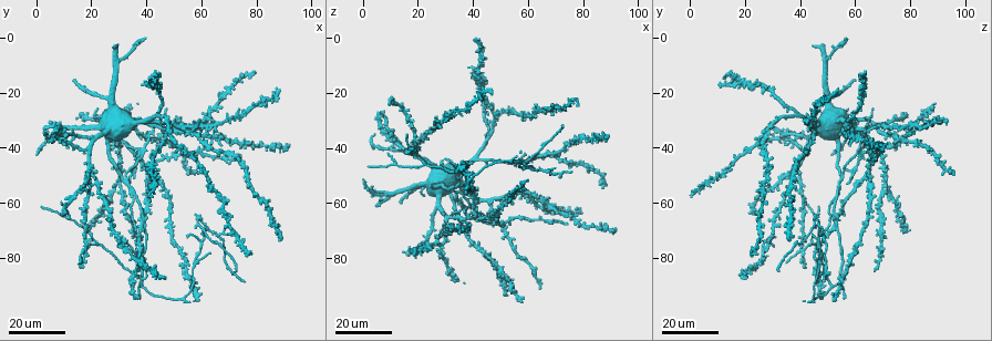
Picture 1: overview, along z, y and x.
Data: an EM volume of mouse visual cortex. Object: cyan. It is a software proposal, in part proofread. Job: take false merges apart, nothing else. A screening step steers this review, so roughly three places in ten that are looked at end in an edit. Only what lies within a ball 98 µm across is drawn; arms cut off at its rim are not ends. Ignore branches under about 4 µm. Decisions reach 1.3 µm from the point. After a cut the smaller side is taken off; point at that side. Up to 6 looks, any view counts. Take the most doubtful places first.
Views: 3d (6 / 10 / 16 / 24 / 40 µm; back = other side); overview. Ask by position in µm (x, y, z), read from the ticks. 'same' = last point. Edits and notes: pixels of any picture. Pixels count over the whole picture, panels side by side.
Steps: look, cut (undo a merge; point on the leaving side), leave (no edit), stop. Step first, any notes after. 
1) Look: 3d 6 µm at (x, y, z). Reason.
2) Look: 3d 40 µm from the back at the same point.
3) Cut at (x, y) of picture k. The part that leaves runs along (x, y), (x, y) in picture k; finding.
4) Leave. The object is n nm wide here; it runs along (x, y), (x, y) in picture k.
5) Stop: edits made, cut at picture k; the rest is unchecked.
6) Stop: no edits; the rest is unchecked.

Look: 3d 24 µm at (11, 65, 47). Two arms in line, one across.

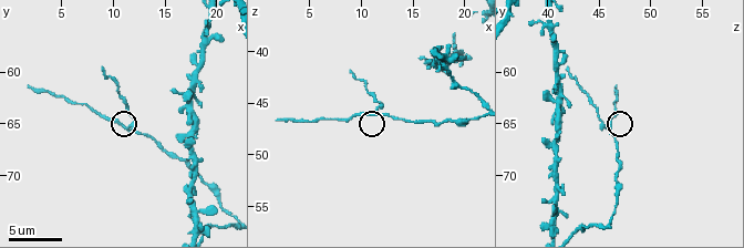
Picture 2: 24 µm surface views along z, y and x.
Look: 3d 6 µm at (11.2, 65.6, 46.0).

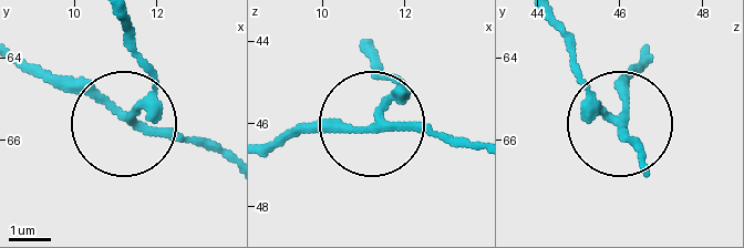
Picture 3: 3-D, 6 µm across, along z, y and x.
Cut at (150, 71) of picture 3. The object is 200 nm wide here; the part that leaves runs along (126, 117), (147, 79), (126, 26) in picture 3; a second neuron is stuck on.

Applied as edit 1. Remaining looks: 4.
Look: overview.

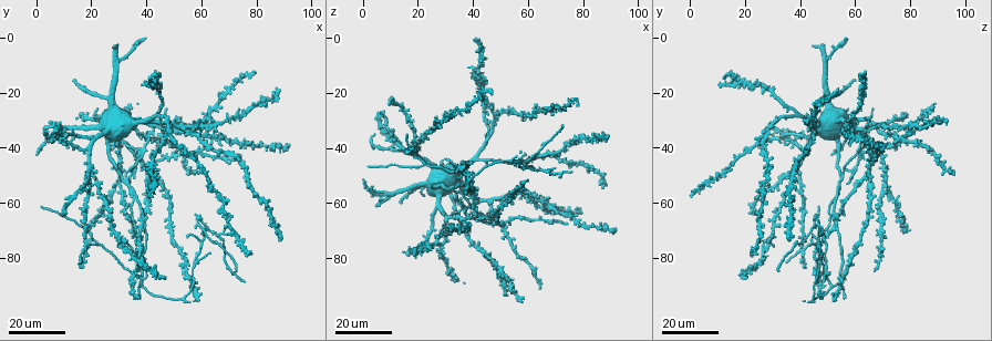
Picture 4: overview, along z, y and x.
Look: 3d 24 µm at (58, 82, 47). Branch point.

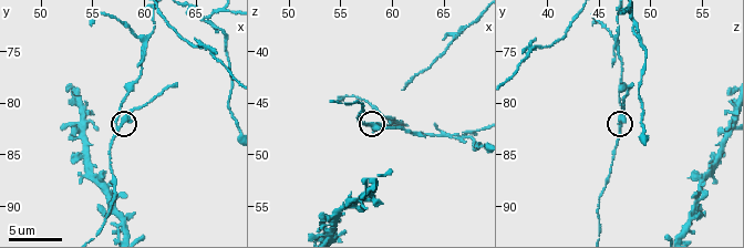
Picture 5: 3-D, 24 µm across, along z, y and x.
Look: 3d 6 µm at (58.0, 81.6, 47.2).

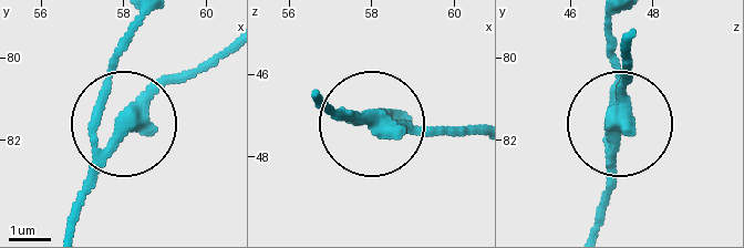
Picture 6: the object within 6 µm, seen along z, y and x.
Look: 3d 6 µm from the back at (58.05, 81.50, 47.15).

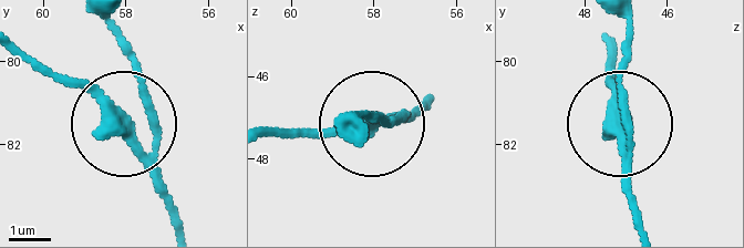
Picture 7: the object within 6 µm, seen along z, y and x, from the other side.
Cut at (102, 112) of picture 7. The side arm is 7 µm long; the part that leaves runs along (142, 158), (90, 99), (26, 60) in picture 7; a second neuron is stuck on.

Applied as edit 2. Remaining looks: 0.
Stop: edits made, cut at picture 3, cut at picture 7; the rest is unchecked.

